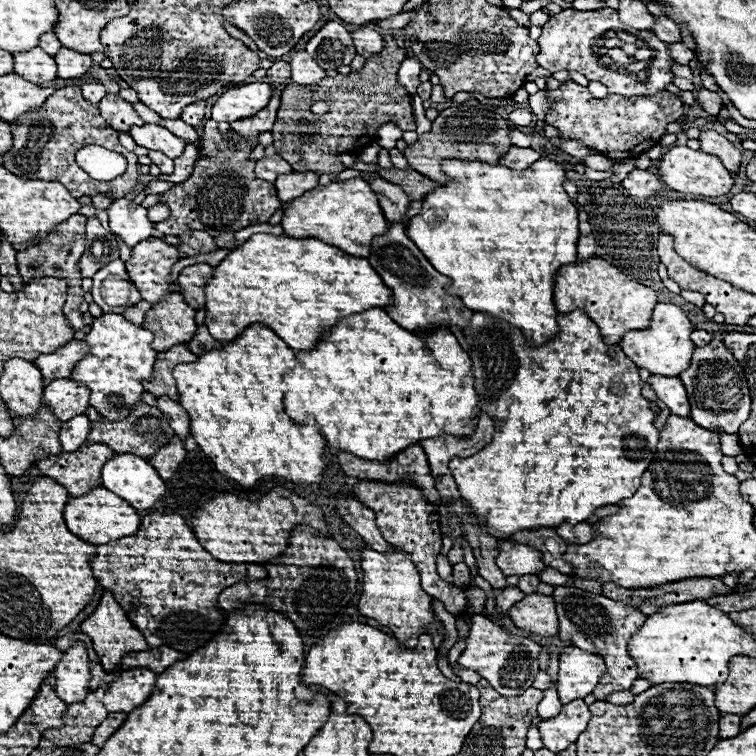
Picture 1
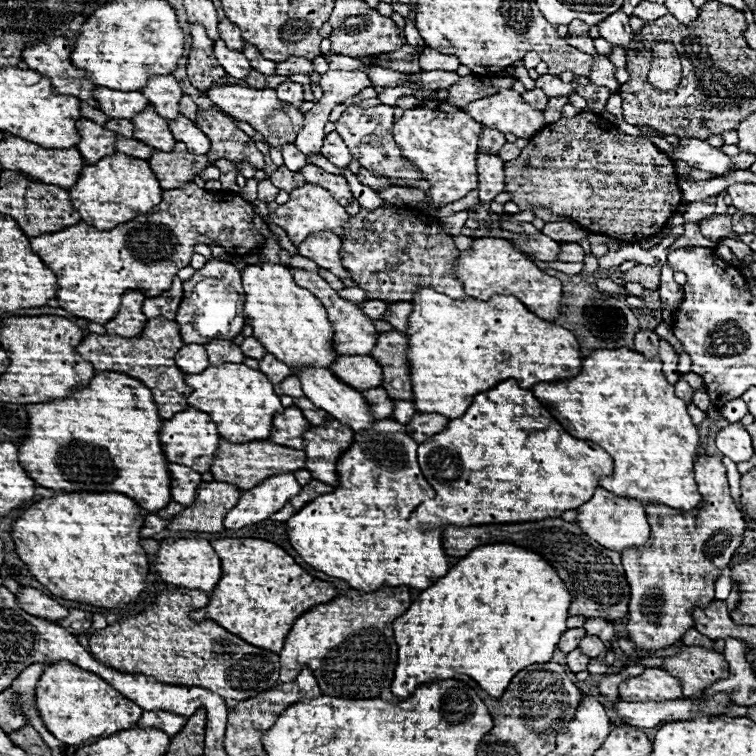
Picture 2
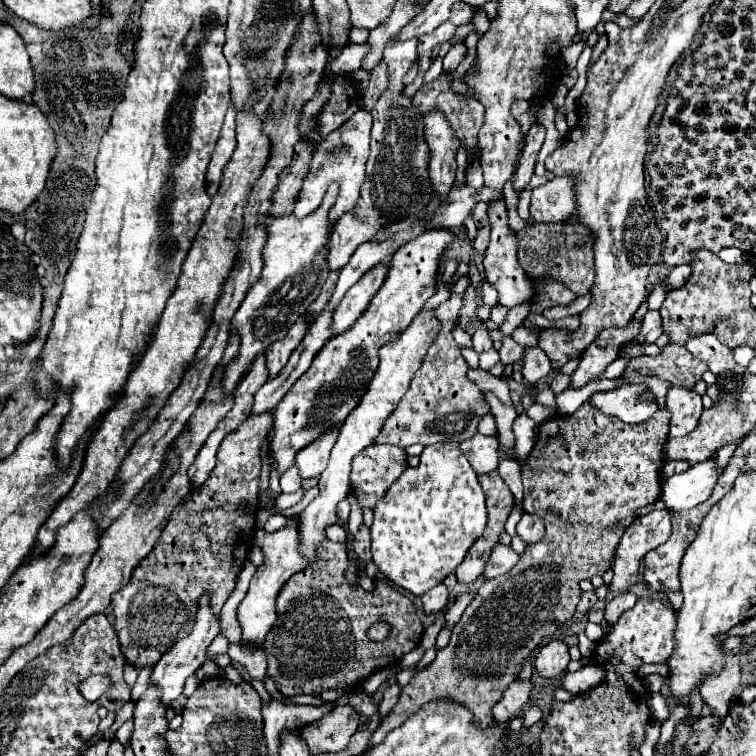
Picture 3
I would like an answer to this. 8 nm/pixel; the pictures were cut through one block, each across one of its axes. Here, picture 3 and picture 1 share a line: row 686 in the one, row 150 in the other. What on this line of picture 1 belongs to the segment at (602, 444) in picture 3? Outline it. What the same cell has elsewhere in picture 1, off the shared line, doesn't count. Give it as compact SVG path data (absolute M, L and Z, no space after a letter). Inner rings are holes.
M446 108L438 114L432 124L432 130L420 134L414 144L408 144L404 156L412 170L432 178L436 182L444 182L446 176L440 170L440 162L446 158L458 160L478 160L486 164L498 164L500 156L508 152L512 146L510 142L510 124L506 118L496 114L494 110L460 110L460 108Z

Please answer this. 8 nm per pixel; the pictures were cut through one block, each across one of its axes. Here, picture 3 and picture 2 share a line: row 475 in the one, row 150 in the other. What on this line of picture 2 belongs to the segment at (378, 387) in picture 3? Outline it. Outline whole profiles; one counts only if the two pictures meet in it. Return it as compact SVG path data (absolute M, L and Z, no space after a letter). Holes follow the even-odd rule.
M330 132L330 134L324 138L322 156L326 156L326 158L328 158L334 166L338 166L338 168L346 168L346 166L350 164L350 160L352 160L348 146L346 146L344 140L340 138L340 134L336 134L336 132Z

